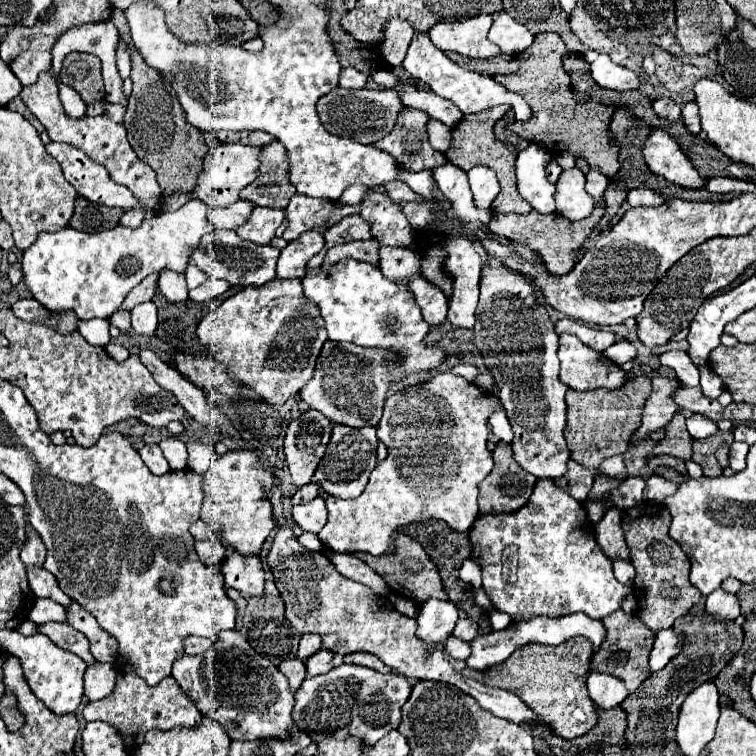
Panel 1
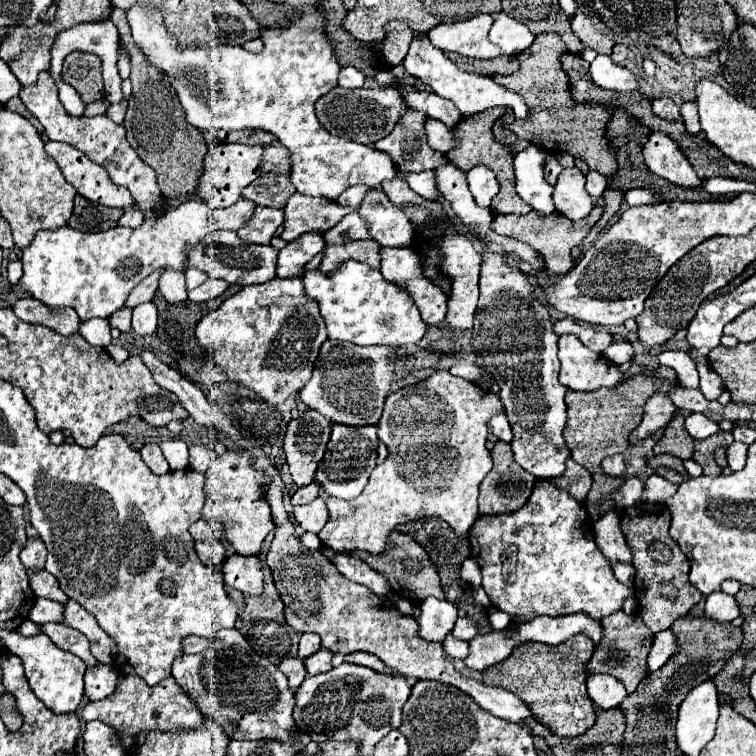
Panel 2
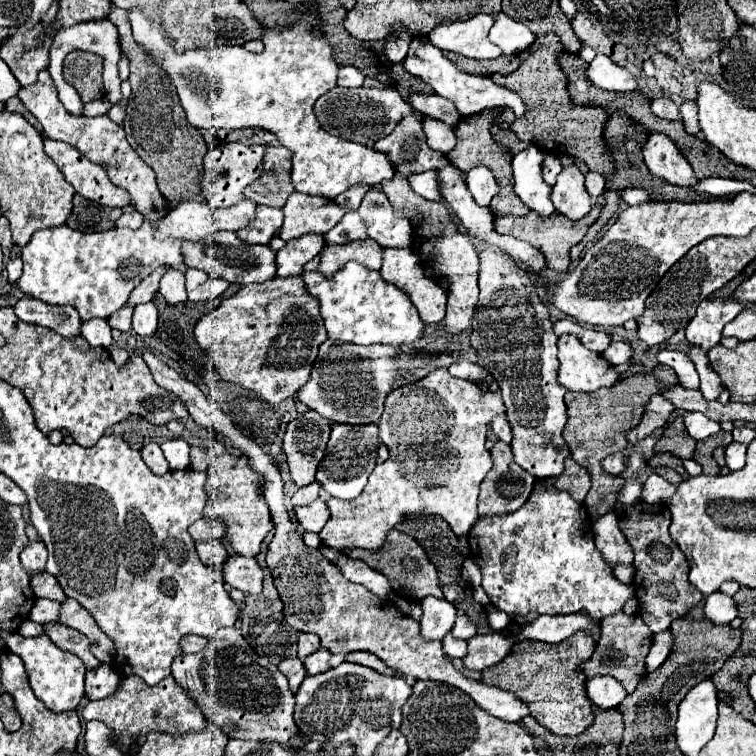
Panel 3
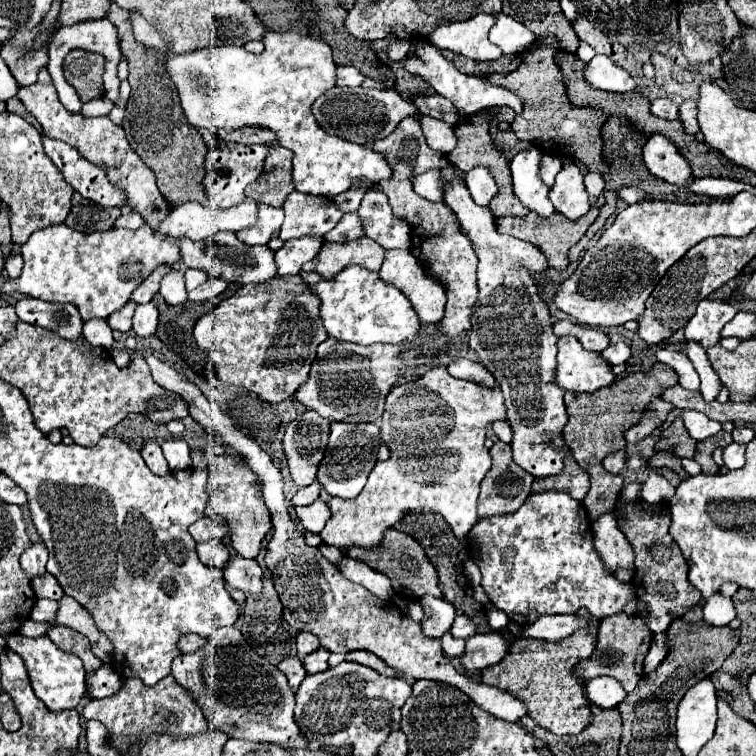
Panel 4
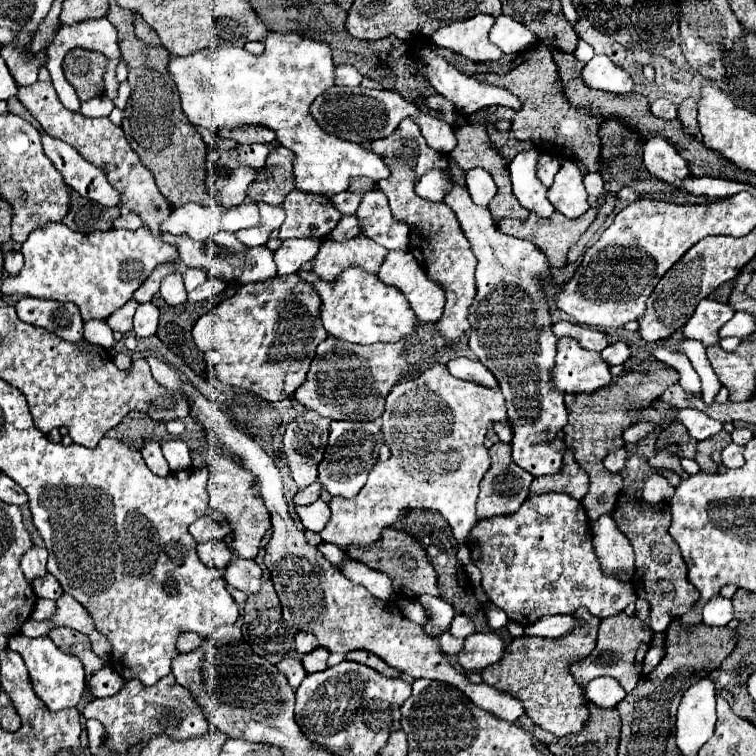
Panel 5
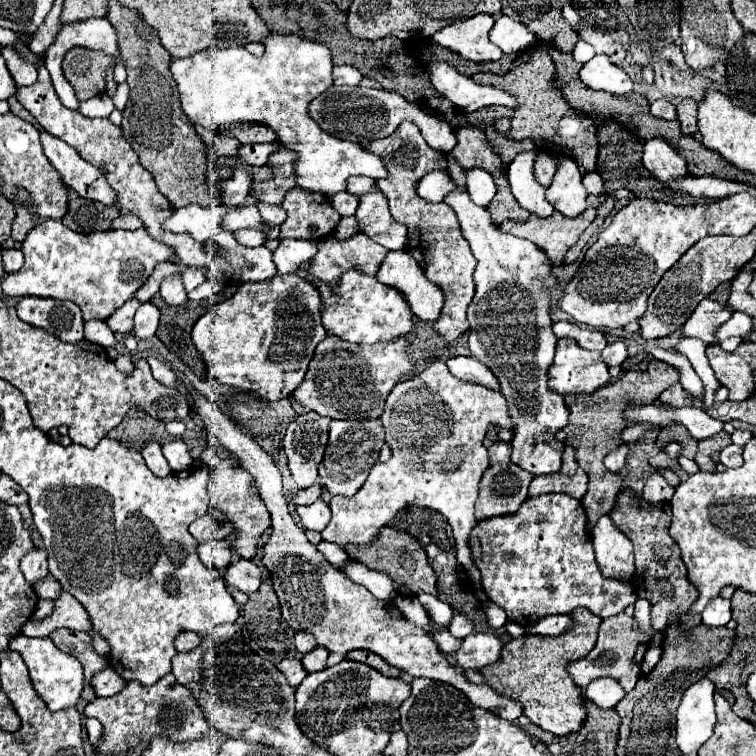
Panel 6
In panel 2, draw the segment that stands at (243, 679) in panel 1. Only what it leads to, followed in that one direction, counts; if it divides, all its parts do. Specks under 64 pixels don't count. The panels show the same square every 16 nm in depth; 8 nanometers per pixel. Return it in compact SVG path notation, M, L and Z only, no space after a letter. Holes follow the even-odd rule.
M238 628L220 630L212 648L204 654L184 654L176 658L172 664L172 676L196 702L202 714L216 720L230 738L276 742L298 740L292 718L294 694L288 688L288 680L278 666L248 644Z

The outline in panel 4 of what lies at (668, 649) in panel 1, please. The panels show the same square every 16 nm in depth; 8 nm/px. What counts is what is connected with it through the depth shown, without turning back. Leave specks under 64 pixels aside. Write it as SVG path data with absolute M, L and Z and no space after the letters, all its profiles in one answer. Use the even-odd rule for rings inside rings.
M662 632L662 634L656 634L654 640L652 640L652 646L646 654L646 660L644 660L644 672L652 672L662 660L664 660L664 654L668 650L668 634Z

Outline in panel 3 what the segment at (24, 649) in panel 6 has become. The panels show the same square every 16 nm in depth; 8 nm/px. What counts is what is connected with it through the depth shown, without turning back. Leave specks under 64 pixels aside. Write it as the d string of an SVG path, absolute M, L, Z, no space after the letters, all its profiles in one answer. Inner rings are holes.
M6 634L6 648L18 654L24 660L26 674L30 680L30 686L34 694L54 712L62 710L74 710L84 696L84 674L86 668L80 658L72 656L70 652L60 650L48 636L36 636L36 638L24 638L20 634Z

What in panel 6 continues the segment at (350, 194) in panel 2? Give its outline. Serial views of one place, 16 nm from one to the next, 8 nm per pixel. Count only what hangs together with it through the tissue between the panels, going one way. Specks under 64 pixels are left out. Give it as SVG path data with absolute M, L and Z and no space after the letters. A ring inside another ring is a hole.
M340 192L330 198L330 204L336 208L336 212L342 212L342 216L354 216L358 206L358 196L350 196L348 192Z

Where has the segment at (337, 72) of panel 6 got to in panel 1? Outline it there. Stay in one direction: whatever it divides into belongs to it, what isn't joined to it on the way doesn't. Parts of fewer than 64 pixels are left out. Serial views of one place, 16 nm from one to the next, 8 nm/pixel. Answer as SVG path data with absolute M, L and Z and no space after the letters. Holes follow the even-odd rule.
M342 68L340 72L340 86L342 88L364 88L366 74L356 68Z

